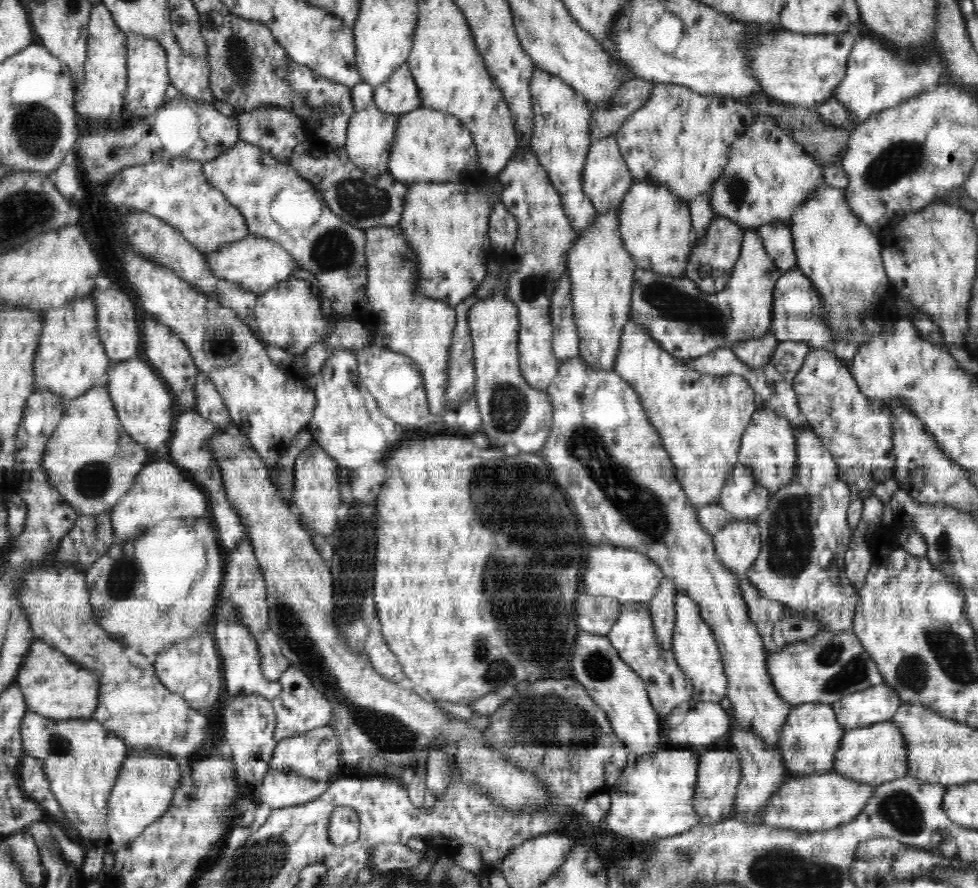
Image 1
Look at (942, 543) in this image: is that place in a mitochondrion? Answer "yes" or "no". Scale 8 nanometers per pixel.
yes

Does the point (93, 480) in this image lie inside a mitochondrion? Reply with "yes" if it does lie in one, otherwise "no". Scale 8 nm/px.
yes

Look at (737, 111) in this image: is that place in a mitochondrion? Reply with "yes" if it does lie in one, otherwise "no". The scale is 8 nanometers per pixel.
no

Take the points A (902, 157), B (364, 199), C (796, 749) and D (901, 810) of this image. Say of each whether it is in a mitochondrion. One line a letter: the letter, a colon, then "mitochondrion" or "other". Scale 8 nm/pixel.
A: mitochondrion
B: mitochondrion
C: mitochondrion
D: mitochondrion

